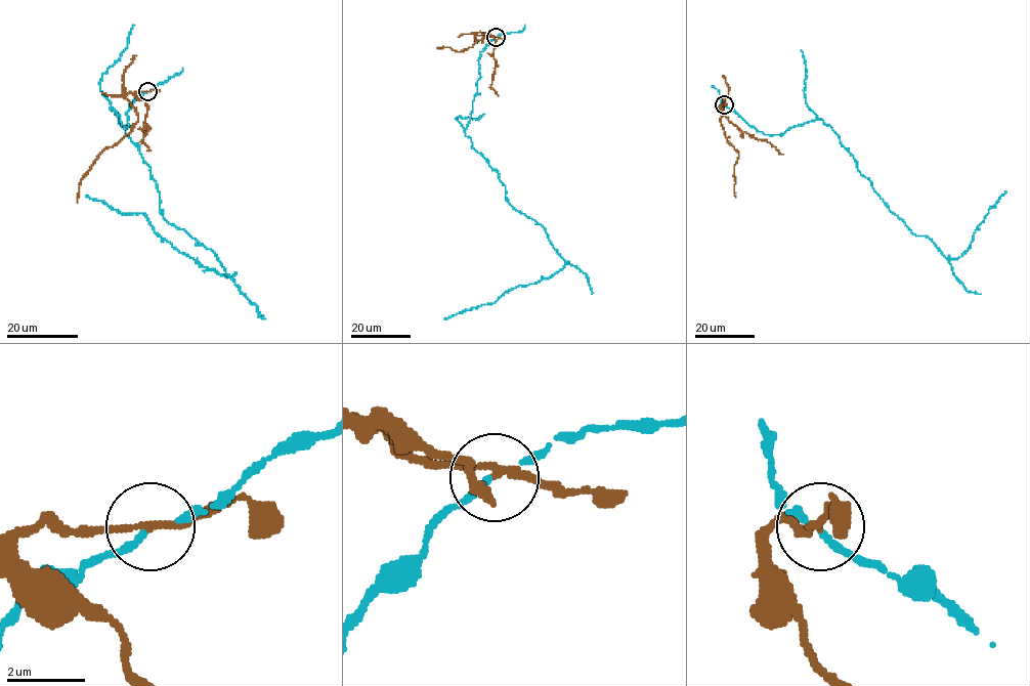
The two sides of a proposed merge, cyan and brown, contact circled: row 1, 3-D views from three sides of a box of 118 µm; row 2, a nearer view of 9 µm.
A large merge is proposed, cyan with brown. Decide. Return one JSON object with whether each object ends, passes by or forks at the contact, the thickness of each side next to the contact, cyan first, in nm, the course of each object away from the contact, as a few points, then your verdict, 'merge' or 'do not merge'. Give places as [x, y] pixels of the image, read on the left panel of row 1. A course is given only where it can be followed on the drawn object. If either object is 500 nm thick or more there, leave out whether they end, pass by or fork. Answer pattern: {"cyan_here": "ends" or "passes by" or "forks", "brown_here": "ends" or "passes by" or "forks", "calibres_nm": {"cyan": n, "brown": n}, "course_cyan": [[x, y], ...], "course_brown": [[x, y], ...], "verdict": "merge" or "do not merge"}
{"cyan_here": "passes by", "brown_here": "passes by", "calibres_nm": {"cyan": 120, "brown": 150}, "course_cyan": [[147, 91], [125, 128], [112, 109], [149, 168], [163, 217], [231, 277], [176, 249], [142, 213], [85, 196]], "course_brown": [[147, 90], [121, 94], [135, 111], [136, 123], [119, 141], [98, 156], [81, 180], [77, 203]], "verdict": "do not merge"}

